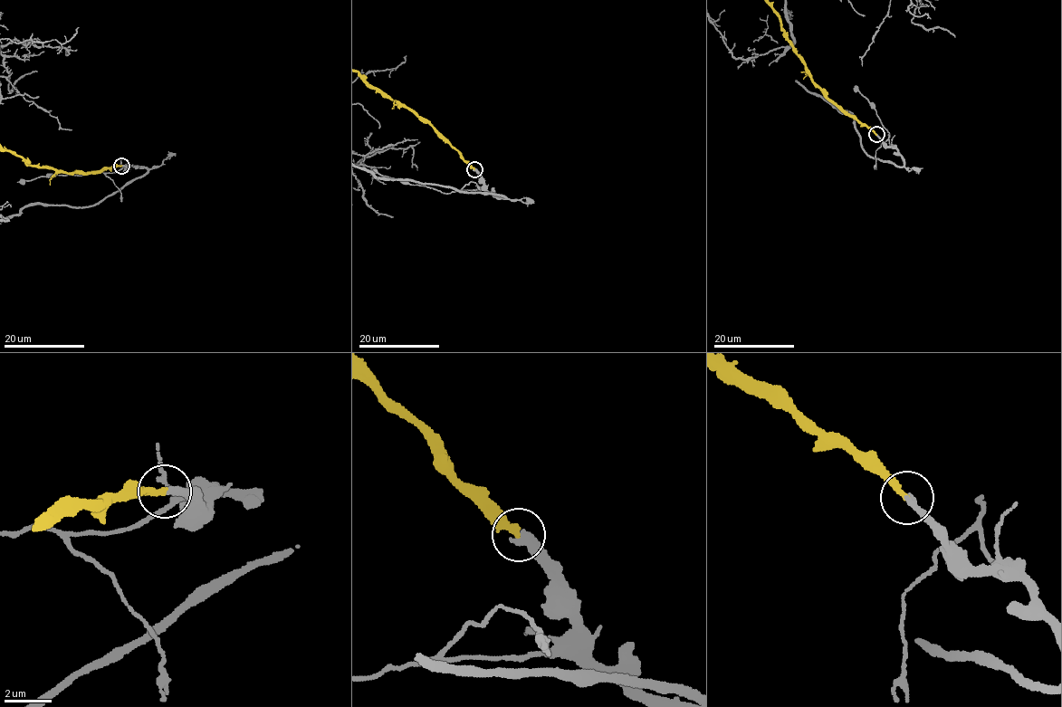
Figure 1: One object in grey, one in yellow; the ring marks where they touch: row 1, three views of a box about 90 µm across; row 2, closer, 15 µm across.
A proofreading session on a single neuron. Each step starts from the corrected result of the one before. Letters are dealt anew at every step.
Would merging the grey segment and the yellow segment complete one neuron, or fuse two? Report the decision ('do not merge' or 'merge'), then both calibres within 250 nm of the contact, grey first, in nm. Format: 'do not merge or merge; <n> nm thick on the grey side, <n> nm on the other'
merge; 320 nm thick on the grey side, 260 nm on the other

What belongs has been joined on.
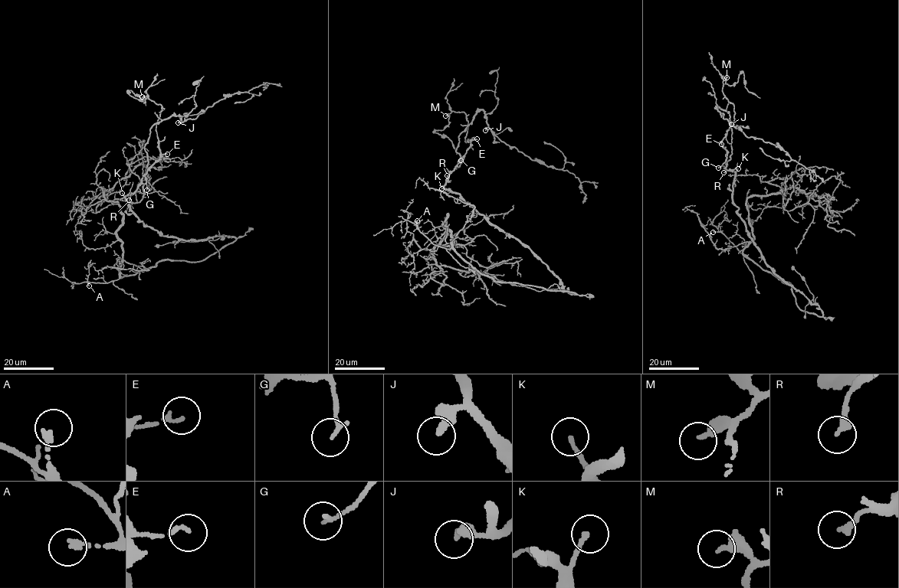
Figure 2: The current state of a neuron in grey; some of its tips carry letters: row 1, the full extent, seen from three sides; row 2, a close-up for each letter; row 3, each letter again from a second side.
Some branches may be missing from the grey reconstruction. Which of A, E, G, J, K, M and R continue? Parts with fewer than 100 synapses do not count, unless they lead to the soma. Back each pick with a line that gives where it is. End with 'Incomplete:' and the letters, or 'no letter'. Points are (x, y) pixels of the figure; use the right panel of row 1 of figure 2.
A: at (713, 232)
Incomplete: A

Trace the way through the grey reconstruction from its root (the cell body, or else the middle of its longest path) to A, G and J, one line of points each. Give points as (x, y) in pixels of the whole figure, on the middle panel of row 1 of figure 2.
A: (550, 270), (565, 289), (575, 294), (497, 282), (481, 275), (451, 248), (433, 244), (420, 231), (417, 220)
G: (550, 270), (527, 246), (493, 226), (461, 195), (444, 187), (451, 171), (460, 160)
J: (550, 270), (461, 195), (444, 187), (461, 163), (455, 148), (458, 135), (481, 110), (485, 130)

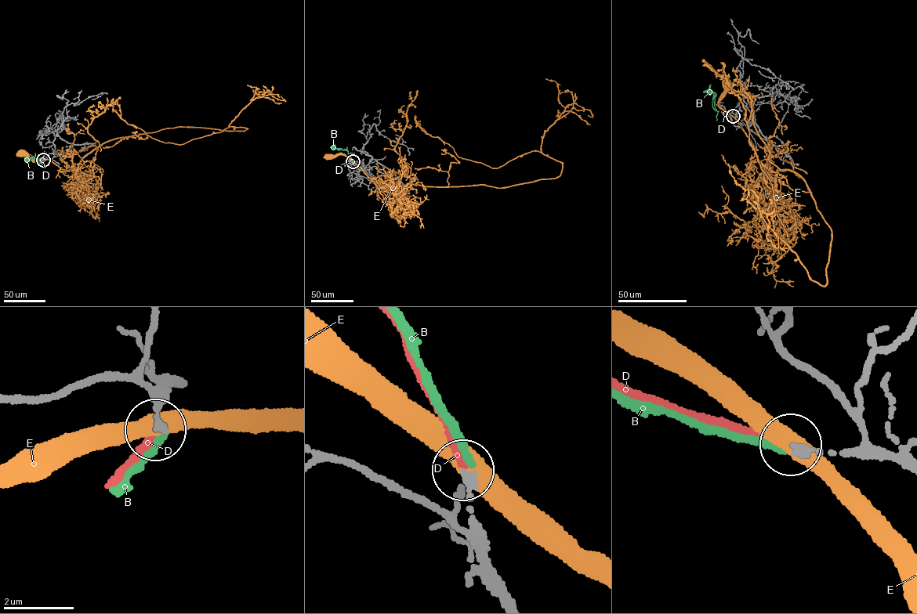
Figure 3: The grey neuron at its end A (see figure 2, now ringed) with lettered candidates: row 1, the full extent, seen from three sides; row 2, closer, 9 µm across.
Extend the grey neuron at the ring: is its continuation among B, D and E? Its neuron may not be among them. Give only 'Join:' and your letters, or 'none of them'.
Join: D

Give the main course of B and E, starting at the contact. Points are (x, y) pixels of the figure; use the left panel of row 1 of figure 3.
B: (44, 160), (40, 163), (36, 162), (34, 157), (27, 160)
E: (43, 159), (33, 161), (20, 153)

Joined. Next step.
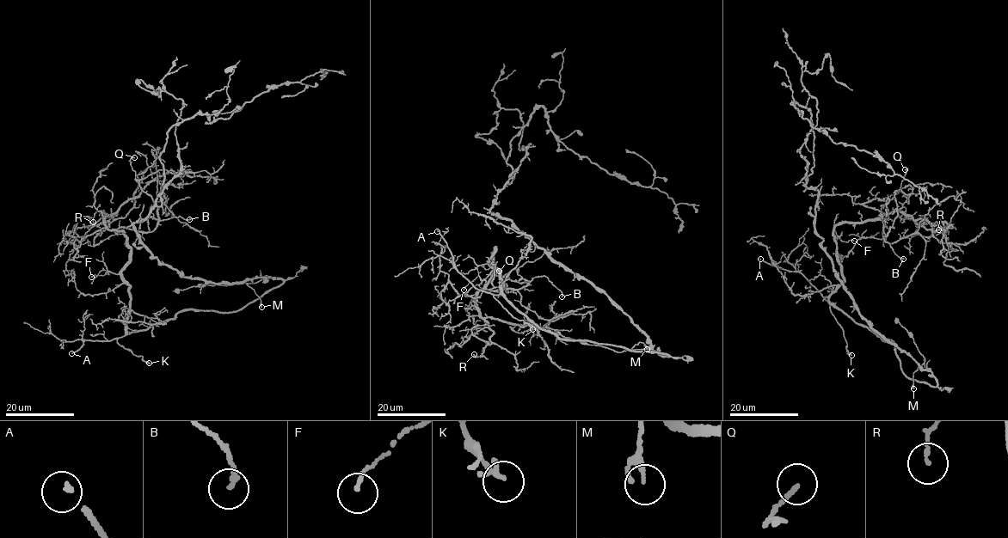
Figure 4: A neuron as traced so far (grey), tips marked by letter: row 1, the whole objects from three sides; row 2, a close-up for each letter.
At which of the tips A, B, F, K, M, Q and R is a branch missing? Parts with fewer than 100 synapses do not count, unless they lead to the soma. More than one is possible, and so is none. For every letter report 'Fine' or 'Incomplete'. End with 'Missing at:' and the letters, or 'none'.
A: Incomplete
B: Fine
F: Fine
K: Fine
M: Fine
Q: Fine
R: Fine
Missing at: A

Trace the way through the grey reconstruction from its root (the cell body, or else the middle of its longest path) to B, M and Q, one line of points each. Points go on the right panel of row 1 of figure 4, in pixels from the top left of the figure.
B: (905, 353), (935, 387), (830, 302), (843, 281), (833, 227), (879, 219), (903, 259)
M: (905, 353), (923, 369), (927, 368), (922, 364), (914, 371), (913, 388)
Q: (905, 353), (935, 387), (829, 300), (843, 281), (833, 227), (879, 219), (883, 242), (905, 169)

